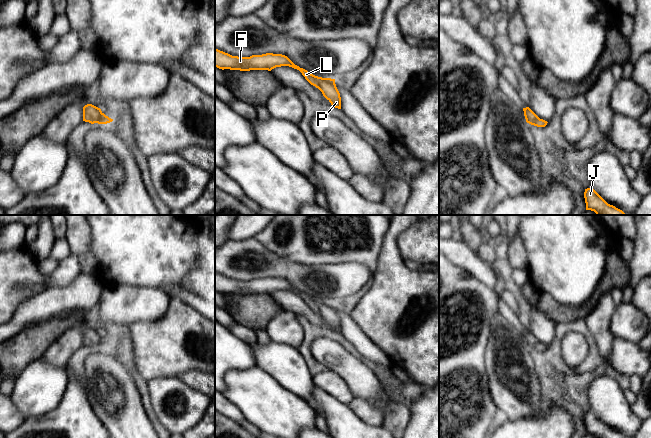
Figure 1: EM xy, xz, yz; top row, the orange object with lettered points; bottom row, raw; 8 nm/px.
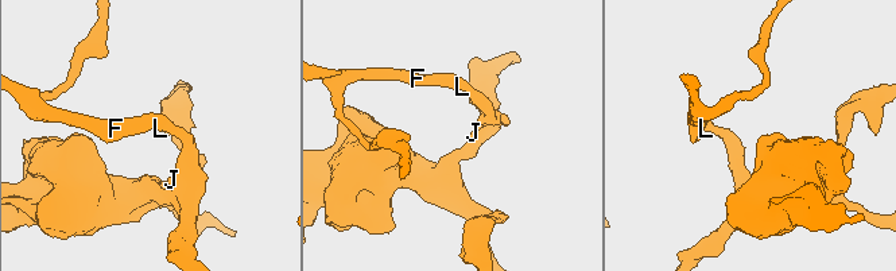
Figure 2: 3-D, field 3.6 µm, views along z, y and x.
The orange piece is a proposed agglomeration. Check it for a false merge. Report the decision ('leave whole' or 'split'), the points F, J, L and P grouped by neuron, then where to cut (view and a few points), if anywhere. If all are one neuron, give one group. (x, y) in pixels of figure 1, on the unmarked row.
leave whole; groups F J L P; cut none

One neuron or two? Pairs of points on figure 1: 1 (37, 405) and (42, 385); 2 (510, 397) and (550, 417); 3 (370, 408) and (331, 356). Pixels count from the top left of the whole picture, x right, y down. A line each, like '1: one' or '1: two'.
1: one
2: two
3: two

